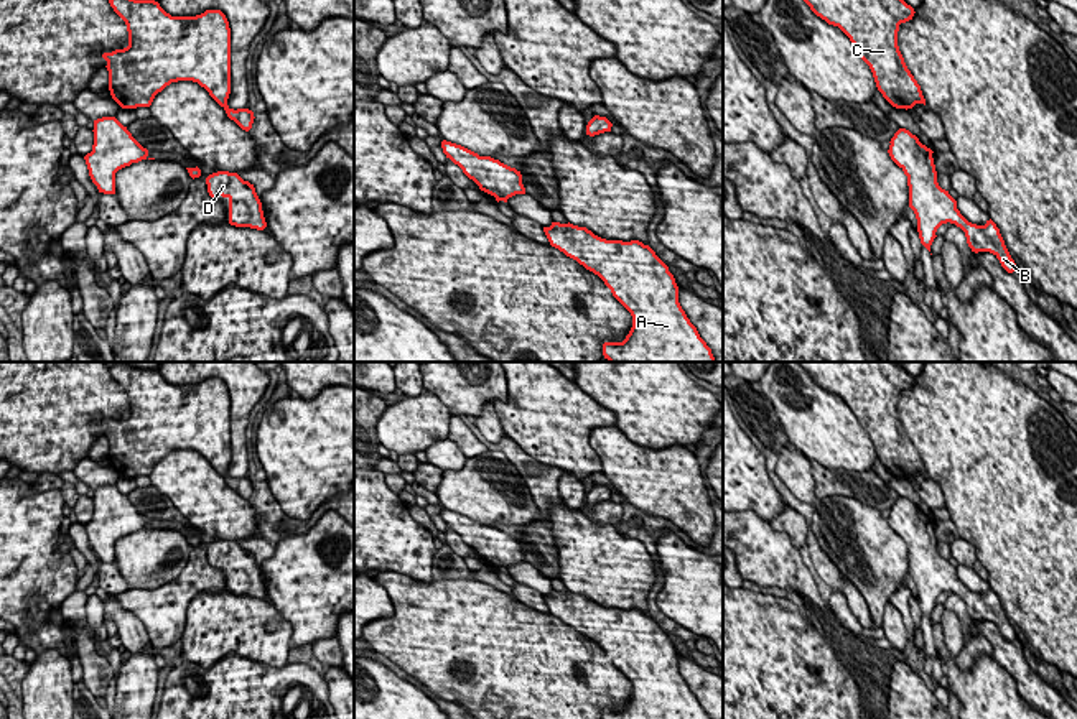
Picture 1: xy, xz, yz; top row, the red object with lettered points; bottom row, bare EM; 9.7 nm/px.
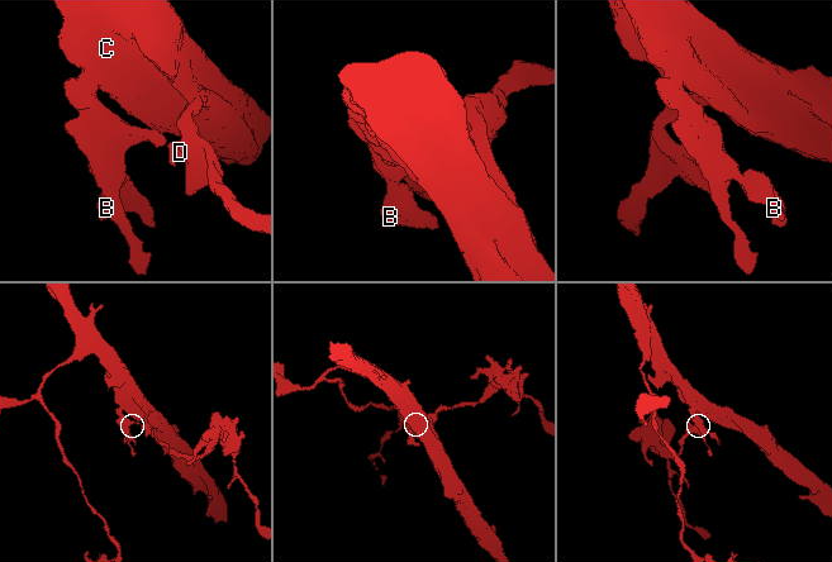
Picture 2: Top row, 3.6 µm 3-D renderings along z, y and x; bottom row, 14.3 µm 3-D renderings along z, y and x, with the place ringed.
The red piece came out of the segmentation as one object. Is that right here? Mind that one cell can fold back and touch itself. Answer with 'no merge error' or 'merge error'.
no merge error

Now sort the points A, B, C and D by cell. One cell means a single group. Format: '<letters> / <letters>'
A B C D

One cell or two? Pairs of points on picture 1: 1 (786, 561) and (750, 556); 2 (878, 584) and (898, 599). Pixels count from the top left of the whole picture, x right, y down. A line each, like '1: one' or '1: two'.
1: one
2: two

